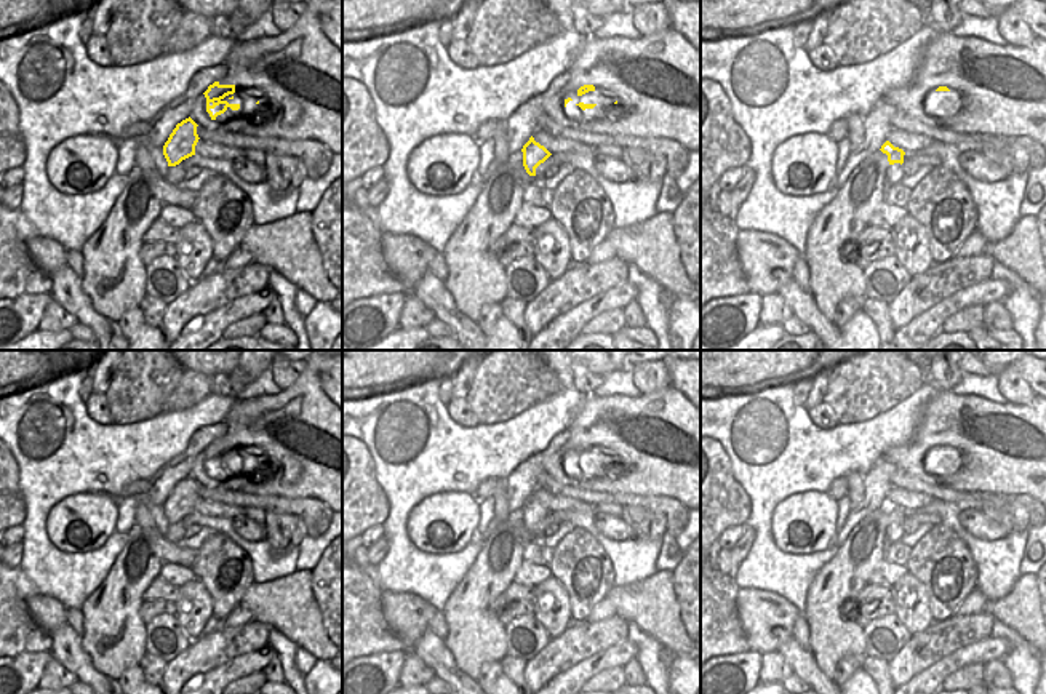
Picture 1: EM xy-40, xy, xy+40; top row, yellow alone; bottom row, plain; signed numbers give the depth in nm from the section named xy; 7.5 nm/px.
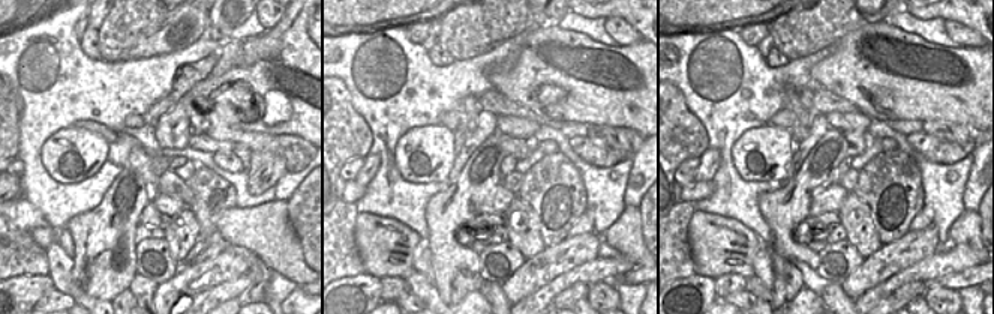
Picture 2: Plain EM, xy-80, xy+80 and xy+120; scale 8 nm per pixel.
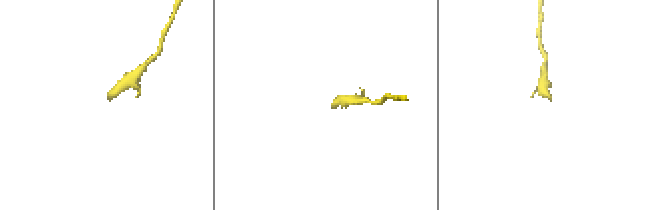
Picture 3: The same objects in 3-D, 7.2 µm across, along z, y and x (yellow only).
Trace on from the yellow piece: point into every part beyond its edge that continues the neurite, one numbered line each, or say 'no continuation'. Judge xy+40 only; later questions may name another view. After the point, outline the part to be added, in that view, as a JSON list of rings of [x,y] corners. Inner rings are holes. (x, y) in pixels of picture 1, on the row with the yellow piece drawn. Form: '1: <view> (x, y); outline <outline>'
1: xy+40 (894, 173); outline [[[894,163],[894,165],[889,165],[888,171],[886,171],[886,181],[891,184],[891,185],[896,185],[902,181],[904,177],[904,170],[902,170],[902,165],[900,163]]]

